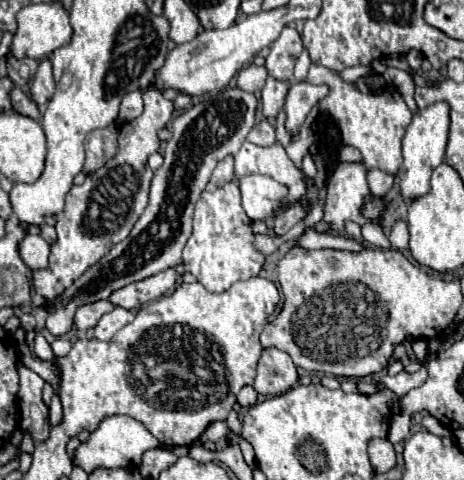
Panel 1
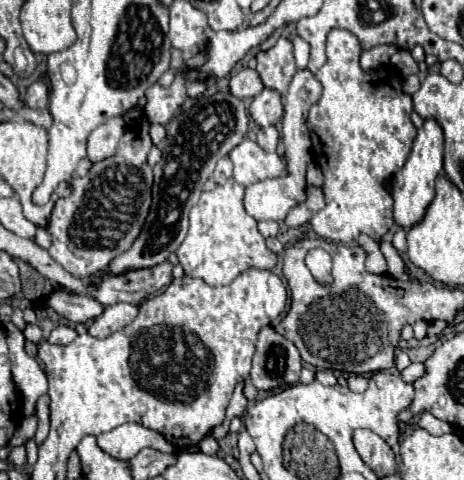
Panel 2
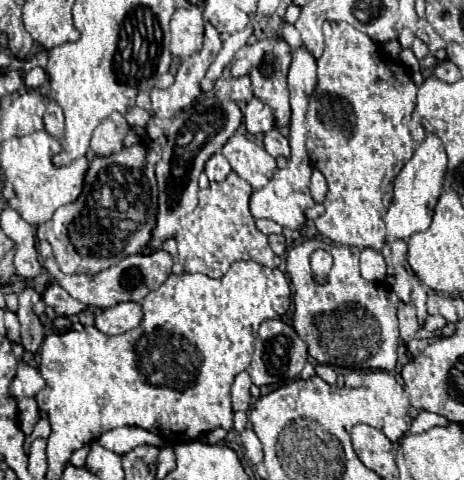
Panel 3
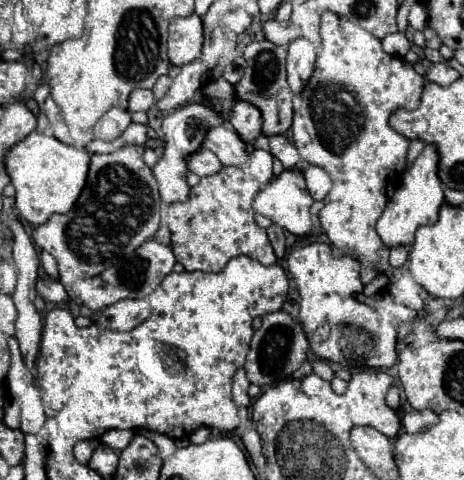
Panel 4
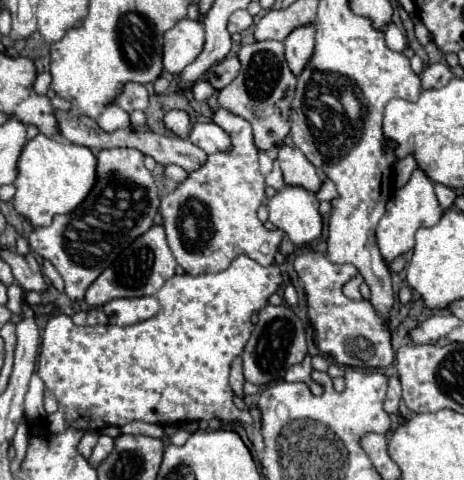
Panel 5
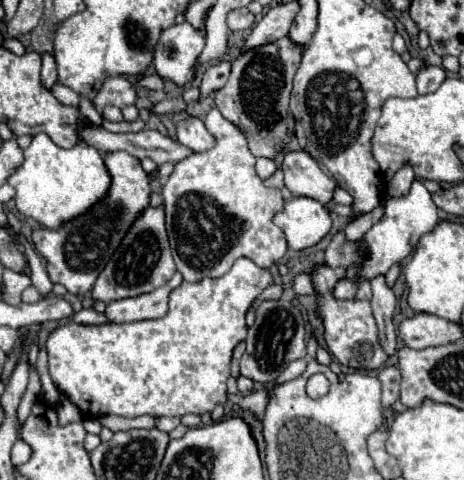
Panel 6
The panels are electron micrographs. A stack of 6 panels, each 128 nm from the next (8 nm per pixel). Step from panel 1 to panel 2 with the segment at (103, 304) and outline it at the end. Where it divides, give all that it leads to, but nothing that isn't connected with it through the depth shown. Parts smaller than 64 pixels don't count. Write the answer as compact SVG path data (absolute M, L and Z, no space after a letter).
M56 288L52 294L54 294L54 298L50 302L50 296L48 296L48 306L52 306L54 312L72 320L74 324L88 322L102 314L102 306L92 296L70 294L64 288Z

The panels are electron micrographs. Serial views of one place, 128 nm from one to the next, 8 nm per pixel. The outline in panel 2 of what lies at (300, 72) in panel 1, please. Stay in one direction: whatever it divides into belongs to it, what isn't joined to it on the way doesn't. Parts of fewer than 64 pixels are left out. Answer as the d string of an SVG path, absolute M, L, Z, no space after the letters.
M296 36L292 40L292 46L294 46L294 58L296 58L296 66L298 68L306 68L308 64L308 54L310 54L310 46L306 40L302 40L300 36Z

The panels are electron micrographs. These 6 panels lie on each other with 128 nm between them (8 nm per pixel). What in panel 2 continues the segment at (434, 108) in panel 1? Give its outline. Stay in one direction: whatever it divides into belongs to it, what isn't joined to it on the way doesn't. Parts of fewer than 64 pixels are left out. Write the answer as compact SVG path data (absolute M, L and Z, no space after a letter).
M424 120L424 126L418 130L418 136L414 140L414 146L412 146L412 152L406 160L406 164L394 174L392 178L392 198L394 198L394 222L396 226L404 228L408 232L408 228L412 228L412 224L418 224L422 218L424 218L424 212L428 210L428 204L432 202L432 196L436 194L434 190L434 182L436 182L436 176L440 174L442 170L442 150L444 150L444 134L442 134L442 128L434 122L434 120Z

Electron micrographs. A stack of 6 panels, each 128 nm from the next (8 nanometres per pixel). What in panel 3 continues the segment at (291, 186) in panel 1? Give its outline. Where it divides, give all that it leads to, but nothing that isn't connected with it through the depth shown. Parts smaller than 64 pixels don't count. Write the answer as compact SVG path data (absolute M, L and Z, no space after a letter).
M234 132L220 152L230 162L232 172L248 182L254 190L266 186L276 168L276 160L268 156L260 144L240 132Z

